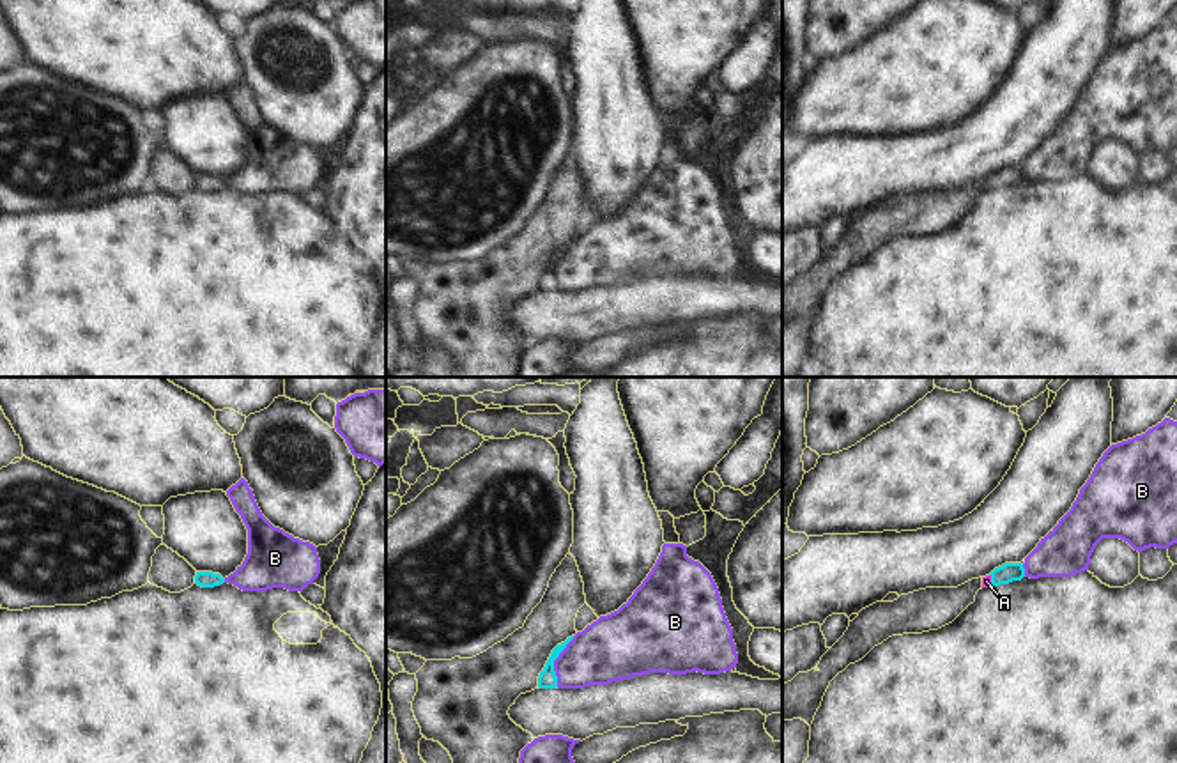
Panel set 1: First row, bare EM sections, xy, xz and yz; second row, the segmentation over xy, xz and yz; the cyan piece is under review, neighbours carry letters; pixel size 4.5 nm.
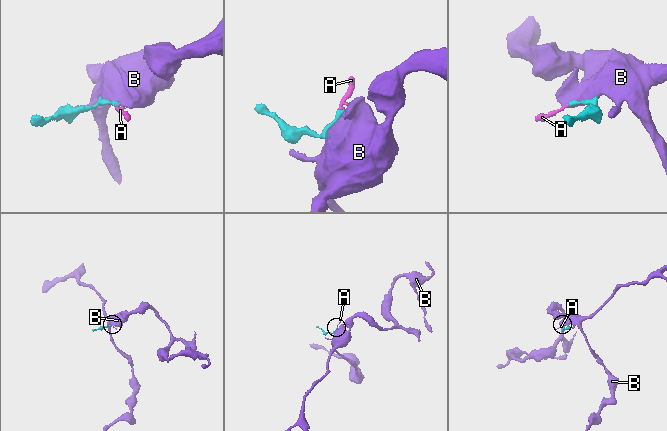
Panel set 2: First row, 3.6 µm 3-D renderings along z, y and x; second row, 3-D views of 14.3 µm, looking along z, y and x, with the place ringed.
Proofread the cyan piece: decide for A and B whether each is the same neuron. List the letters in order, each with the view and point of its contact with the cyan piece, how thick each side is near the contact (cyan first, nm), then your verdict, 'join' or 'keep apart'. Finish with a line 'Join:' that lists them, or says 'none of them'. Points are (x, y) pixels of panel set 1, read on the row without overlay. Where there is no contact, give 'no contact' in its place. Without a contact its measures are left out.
A: contact yz (992, 183); calibres 90 and 50 nm; join
B: contact xz (554, 262); calibres 90 and 280 nm; keep apart
Join: A

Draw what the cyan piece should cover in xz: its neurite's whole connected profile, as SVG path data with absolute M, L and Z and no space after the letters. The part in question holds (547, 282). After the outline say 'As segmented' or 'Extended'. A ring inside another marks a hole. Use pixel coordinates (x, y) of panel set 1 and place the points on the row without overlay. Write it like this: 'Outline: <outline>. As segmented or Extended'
Outline: M573 239L568 241L565 246L558 248L558 250L552 253L552 257L550 257L550 260L549 260L543 274L542 274L540 280L538 280L538 290L540 290L540 292L556 292L556 290L558 290L558 280L556 280L556 274L554 274L554 264L559 260L559 257L566 251L566 248L568 248L572 243L573 243Z. As segmented

